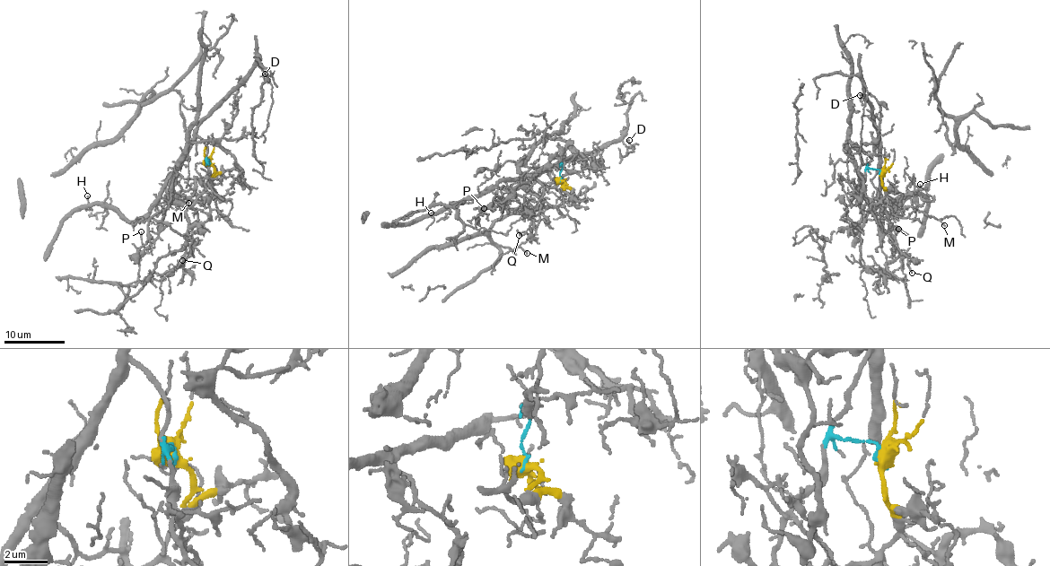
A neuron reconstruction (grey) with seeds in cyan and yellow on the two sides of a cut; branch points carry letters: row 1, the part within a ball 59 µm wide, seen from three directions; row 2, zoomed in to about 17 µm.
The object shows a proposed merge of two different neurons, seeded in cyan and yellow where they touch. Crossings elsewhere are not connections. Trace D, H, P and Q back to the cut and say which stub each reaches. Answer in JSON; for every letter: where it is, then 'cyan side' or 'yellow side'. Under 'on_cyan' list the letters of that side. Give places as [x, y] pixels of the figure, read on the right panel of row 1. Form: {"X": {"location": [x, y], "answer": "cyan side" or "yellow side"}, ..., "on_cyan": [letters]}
{"D": {"location": [860, 95], "answer": "cyan side"}, "H": {"location": [920, 184], "answer": "cyan side"}, "P": {"location": [898, 229], "answer": "yellow side"}, "Q": {"location": [912, 273], "answer": "yellow side"}, "on_cyan": ["D", "H"]}

